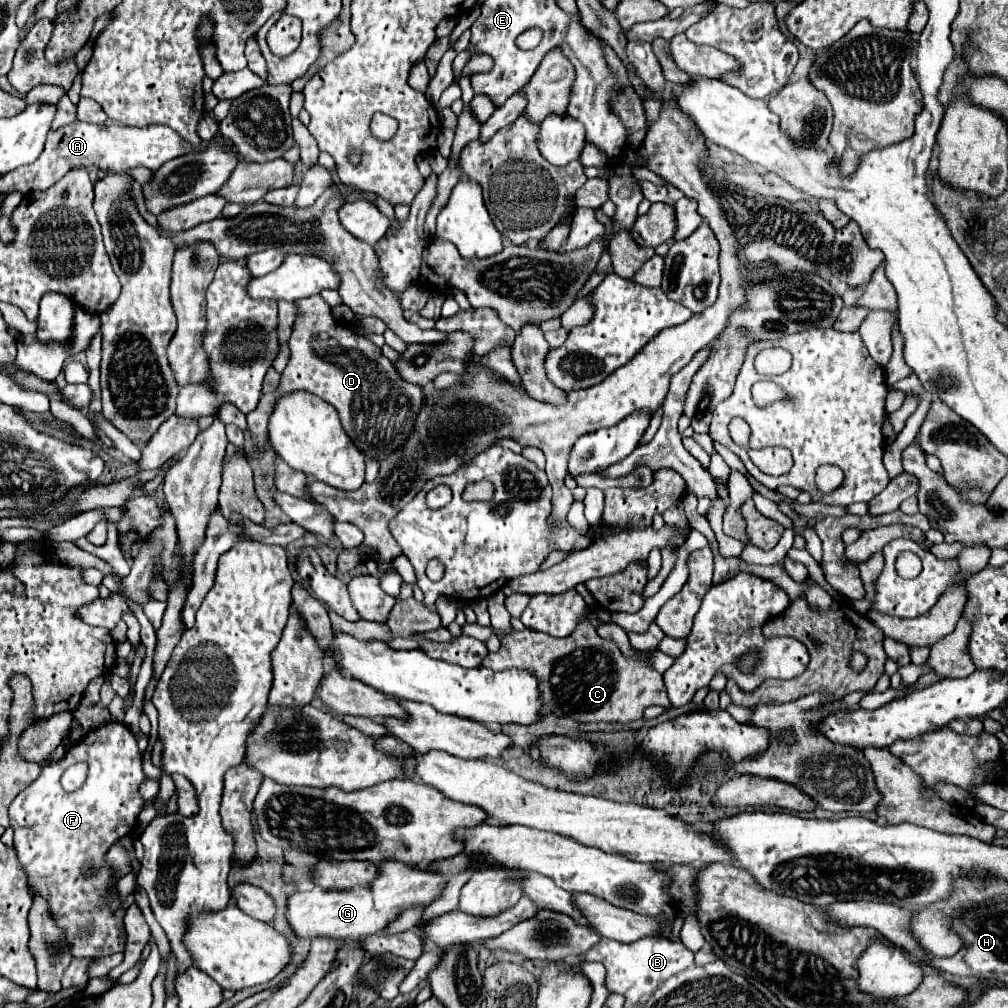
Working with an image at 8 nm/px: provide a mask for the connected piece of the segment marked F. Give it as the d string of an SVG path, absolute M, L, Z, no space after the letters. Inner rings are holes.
M108 723L90 731L78 745L70 747L62 761L44 767L42 775L10 805L14 849L22 871L26 873L30 893L48 901L48 909L56 919L56 925L64 931L72 957L100 959L124 951L124 916L116 912L118 894L114 869L104 857L118 839L134 831L146 803L138 793L144 779L146 775L134 733L124 727L124 723ZM78 761L88 761L88 779L74 793L66 793L60 785L60 777L70 763ZM86 859L94 859L94 865L98 867L98 875L90 879L80 871ZM88 925L92 925L92 931L84 933Z

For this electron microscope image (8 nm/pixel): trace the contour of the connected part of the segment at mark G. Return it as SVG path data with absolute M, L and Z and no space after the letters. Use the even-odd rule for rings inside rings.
M386 861L378 865L378 877L370 885L356 885L352 889L336 891L314 887L306 893L294 893L288 899L288 921L298 937L334 937L334 939L358 939L384 931L410 907L428 907L436 901L446 885L444 875L422 869L418 865L406 865L400 861Z

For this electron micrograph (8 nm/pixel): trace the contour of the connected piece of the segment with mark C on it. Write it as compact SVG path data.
M580 619L580 627L564 639L542 635L532 629L512 629L506 635L496 631L496 635L500 639L500 649L488 653L482 665L492 671L512 667L534 671L548 711L558 717L568 717L578 723L630 723L642 719L642 711L650 705L670 707L662 675L646 661L644 651L626 657L614 641L598 637L596 627L588 623L588 619Z

